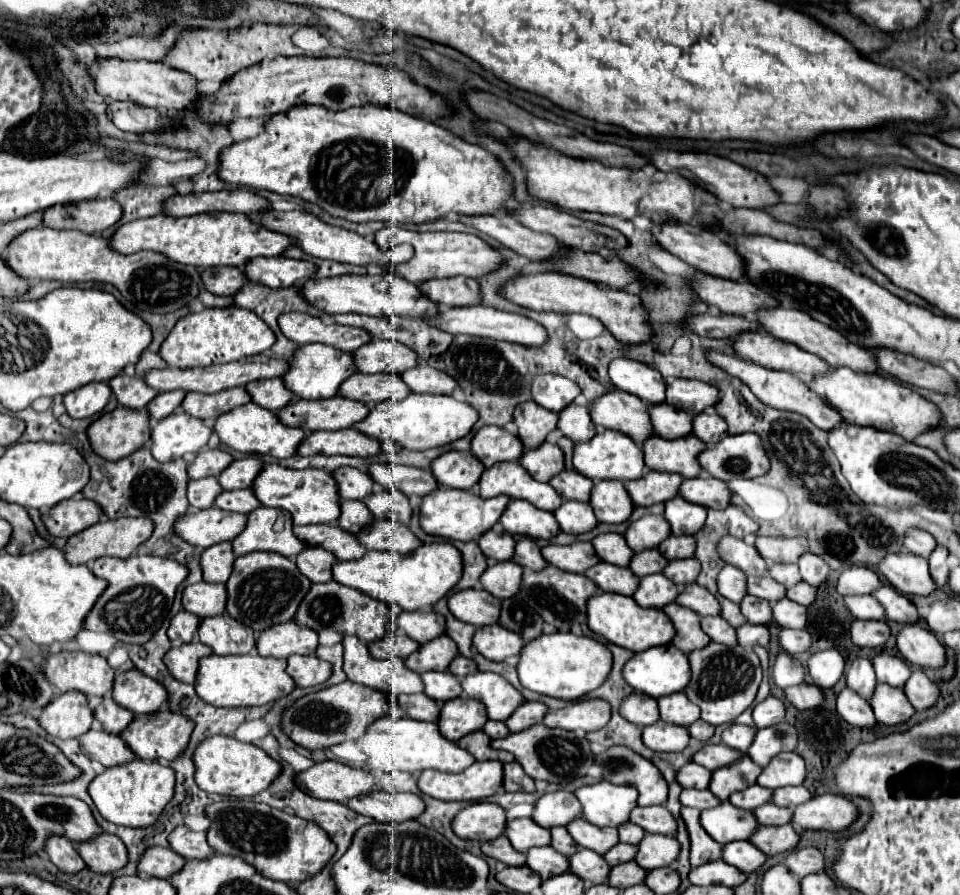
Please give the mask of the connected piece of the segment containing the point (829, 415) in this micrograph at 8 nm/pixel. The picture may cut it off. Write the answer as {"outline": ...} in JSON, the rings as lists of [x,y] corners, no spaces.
{"outline":[[[709,352],[709,362],[713,362],[715,366],[727,370],[731,376],[737,376],[741,378],[749,388],[751,392],[767,406],[771,408],[779,408],[779,410],[789,410],[789,412],[799,412],[803,416],[807,416],[813,424],[817,424],[817,428],[825,430],[825,432],[831,432],[833,428],[837,428],[839,424],[843,424],[843,416],[833,408],[829,406],[823,398],[819,398],[813,390],[809,390],[809,386],[795,374],[791,372],[775,372],[775,370],[769,370],[769,368],[763,368],[763,366],[757,366],[753,362],[747,362],[739,356],[727,356],[727,354],[721,354],[721,352]]]}

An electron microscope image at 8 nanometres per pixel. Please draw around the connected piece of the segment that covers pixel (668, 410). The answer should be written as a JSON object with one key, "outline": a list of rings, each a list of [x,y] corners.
{"outline":[[[657,404],[649,406],[649,414],[655,432],[665,440],[677,440],[691,434],[693,418],[679,408],[671,408],[669,404]]]}

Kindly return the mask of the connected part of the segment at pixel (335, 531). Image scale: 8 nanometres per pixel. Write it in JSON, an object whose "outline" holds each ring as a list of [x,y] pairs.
{"outline":[[[337,524],[295,526],[295,534],[307,546],[321,546],[333,552],[337,560],[359,560],[367,552],[351,532],[343,532]]]}

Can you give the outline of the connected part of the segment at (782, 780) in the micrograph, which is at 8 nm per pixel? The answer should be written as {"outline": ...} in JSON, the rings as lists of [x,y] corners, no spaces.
{"outline":[[[781,752],[771,760],[767,768],[763,768],[757,784],[761,784],[763,788],[775,790],[783,786],[803,784],[805,776],[807,776],[807,770],[805,770],[803,758],[795,752]]]}

